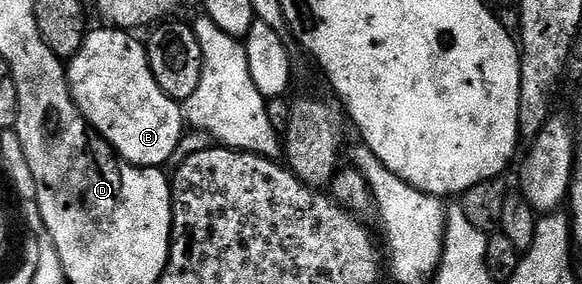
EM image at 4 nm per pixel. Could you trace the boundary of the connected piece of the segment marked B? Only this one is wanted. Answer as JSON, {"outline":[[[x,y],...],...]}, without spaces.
{"outline":[[[93,28],[85,36],[80,50],[67,62],[68,89],[72,93],[72,102],[88,120],[89,126],[116,150],[117,157],[132,164],[129,166],[145,169],[167,166],[186,130],[181,102],[170,99],[166,91],[158,87],[158,79],[154,79],[150,71],[148,50],[141,38],[139,41],[136,35],[123,29],[103,28]]]}

